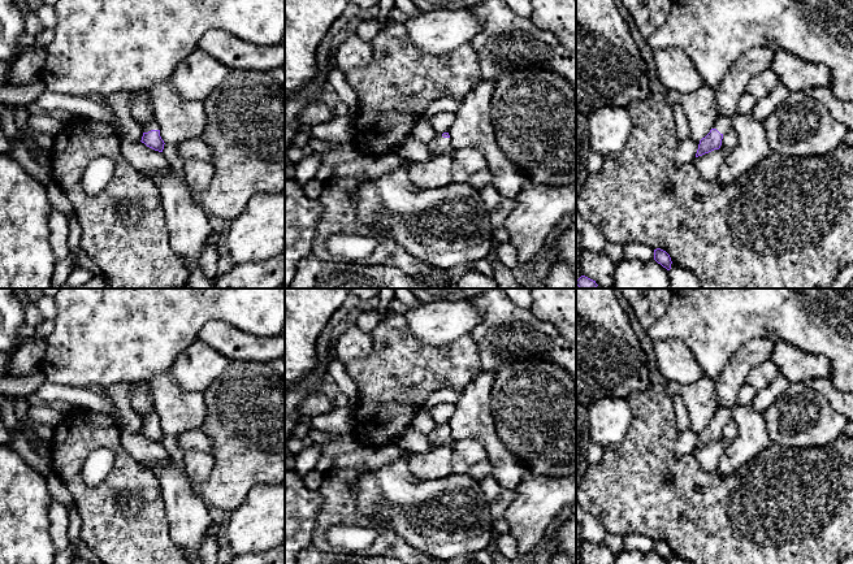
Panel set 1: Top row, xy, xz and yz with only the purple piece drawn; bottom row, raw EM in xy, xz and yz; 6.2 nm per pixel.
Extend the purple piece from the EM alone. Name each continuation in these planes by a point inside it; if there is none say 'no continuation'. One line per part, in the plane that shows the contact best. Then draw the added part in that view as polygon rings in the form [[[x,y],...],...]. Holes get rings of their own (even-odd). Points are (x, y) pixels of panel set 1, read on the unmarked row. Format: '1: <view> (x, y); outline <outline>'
1: xy (152, 416); outline [[[152,411],[151,413],[148,413],[148,415],[140,415],[140,413],[138,413],[139,415],[139,417],[142,418],[142,422],[143,424],[148,424],[148,422],[151,422],[151,421],[159,421],[159,416],[157,416],[157,413],[156,413],[156,411]],[[137,412],[138,413],[138,412]]]

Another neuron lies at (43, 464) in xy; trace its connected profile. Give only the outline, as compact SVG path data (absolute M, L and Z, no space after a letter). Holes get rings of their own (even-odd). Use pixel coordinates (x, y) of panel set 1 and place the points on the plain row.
M30 451L26 455L26 461L39 473L42 473L48 485L48 490L53 499L62 503L68 509L73 507L73 498L65 483L61 481L59 474L55 472L49 455L40 456L35 451Z

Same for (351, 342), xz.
M354 322L347 324L337 334L333 346L337 360L343 365L354 359L368 356L372 348L372 333L360 330Z

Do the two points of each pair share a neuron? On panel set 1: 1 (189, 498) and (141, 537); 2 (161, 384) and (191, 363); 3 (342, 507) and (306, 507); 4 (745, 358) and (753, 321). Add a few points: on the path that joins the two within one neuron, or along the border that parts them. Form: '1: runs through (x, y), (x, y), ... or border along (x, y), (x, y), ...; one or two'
1: border along (160, 486), (168, 534), (177, 545); two
2: border along (167, 371), (182, 387), (199, 393); two
3: border along (319, 490), (321, 507), (312, 537); two
4: border along (779, 342), (771, 337), (753, 338), (727, 361); two

